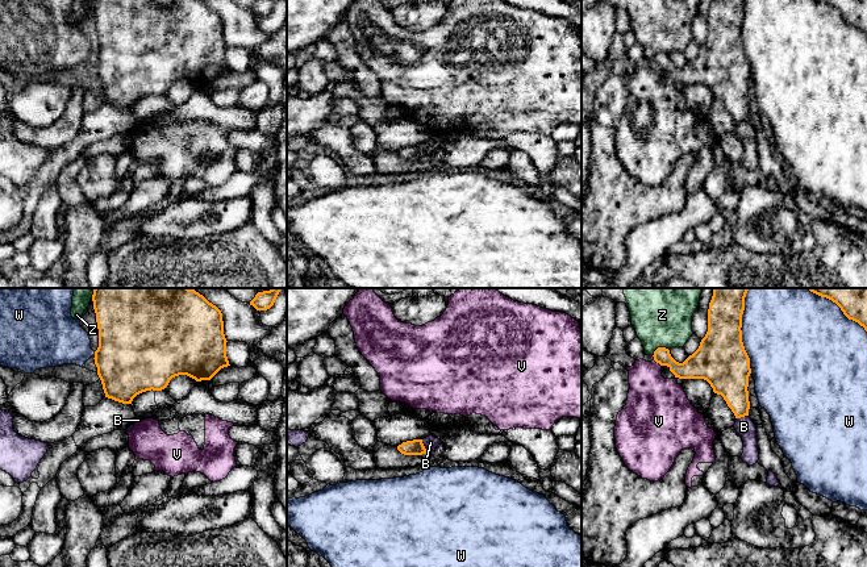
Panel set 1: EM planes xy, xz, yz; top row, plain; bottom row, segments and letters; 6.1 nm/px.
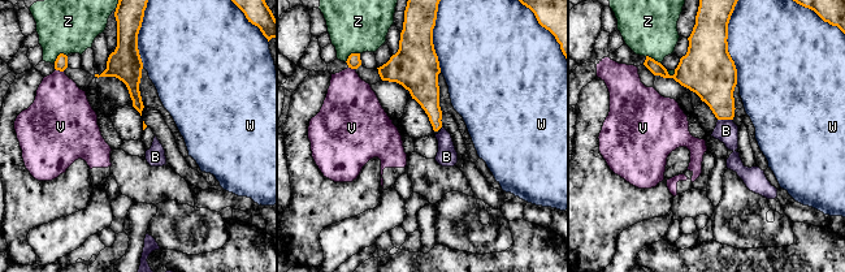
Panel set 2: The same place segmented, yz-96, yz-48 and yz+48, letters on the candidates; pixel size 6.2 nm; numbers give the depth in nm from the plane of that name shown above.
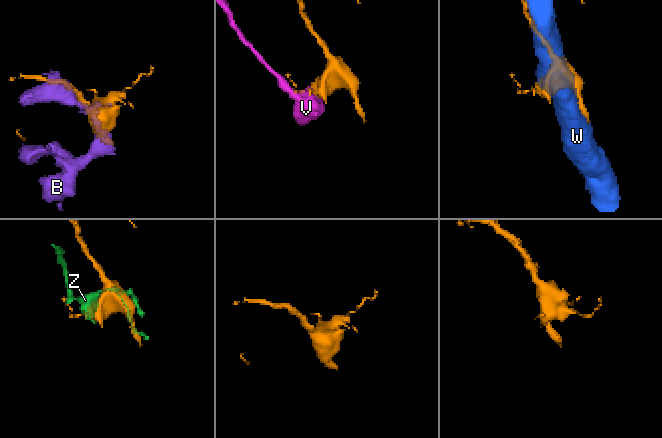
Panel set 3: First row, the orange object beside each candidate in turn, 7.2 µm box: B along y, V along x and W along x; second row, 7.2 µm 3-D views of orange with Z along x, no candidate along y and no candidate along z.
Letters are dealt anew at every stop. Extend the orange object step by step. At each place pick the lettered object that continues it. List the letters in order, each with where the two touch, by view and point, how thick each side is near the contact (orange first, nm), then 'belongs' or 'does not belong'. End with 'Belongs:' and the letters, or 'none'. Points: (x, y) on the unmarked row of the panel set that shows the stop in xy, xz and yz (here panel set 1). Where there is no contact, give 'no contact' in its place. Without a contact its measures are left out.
B: xz (424, 151) | 100/90 nm | does not belong
V: yz (658, 67) | 160/320 nm | does not belong
W: yz (741, 40) | 320/480 nm | does not belong
Z: yz (659, 53) | 150/320 nm | does not belong
Belongs: none

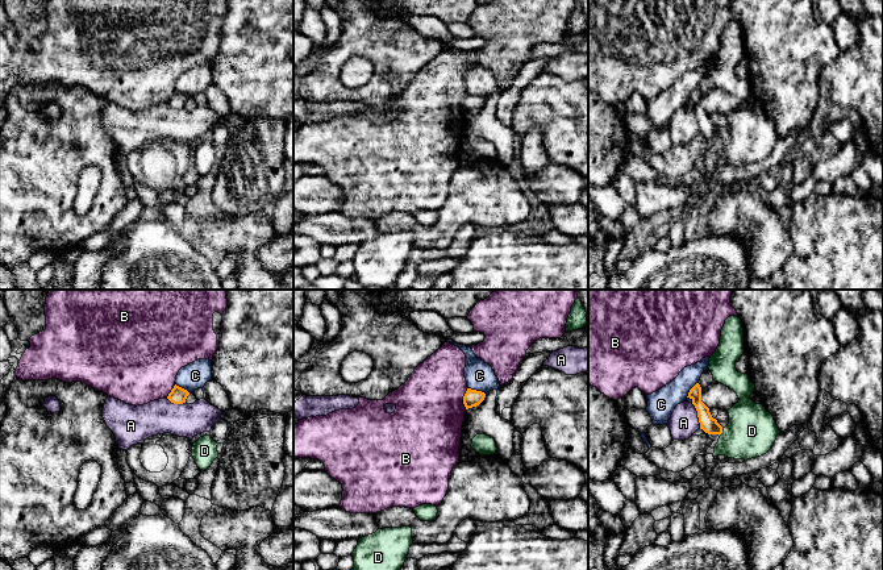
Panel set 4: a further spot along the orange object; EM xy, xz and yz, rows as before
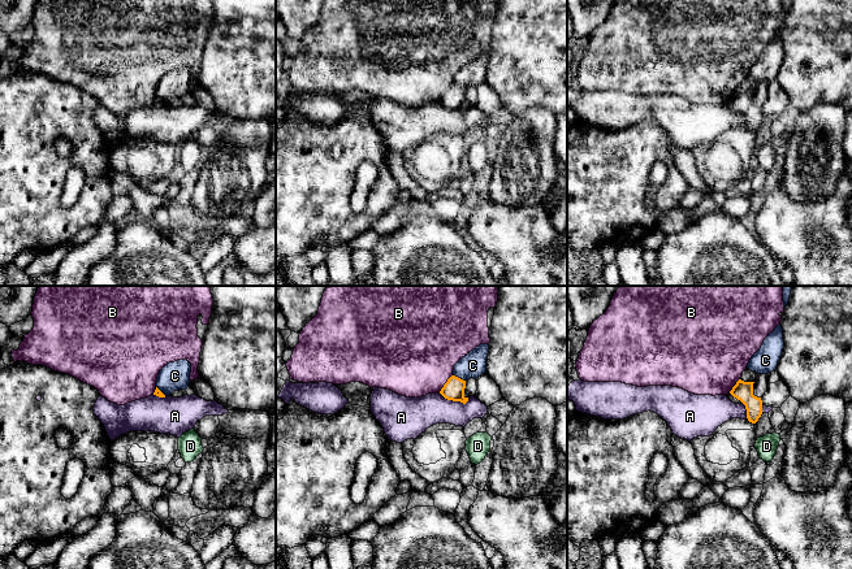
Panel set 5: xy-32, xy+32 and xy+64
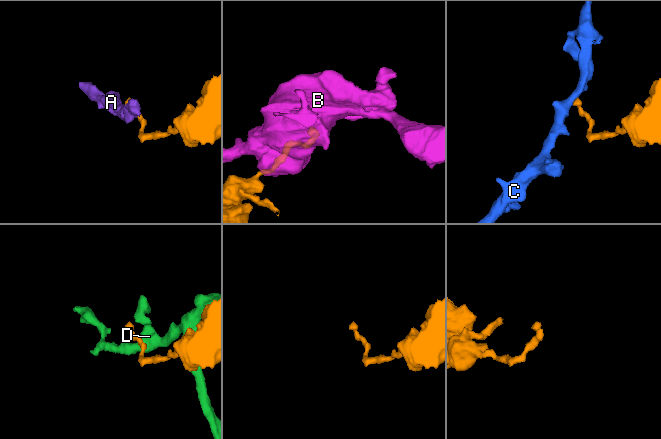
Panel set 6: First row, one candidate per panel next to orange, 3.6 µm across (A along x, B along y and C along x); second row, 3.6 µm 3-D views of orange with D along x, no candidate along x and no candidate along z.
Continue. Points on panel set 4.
A: yz (698, 120) | 100/180 nm | does not belong
B: xz (463, 103) | 110/420 nm | does not belong
C: xz (477, 96) | 110/180 nm | does not belong
D: yz (721, 137) | 100/300 nm | does not belong
Belongs: none

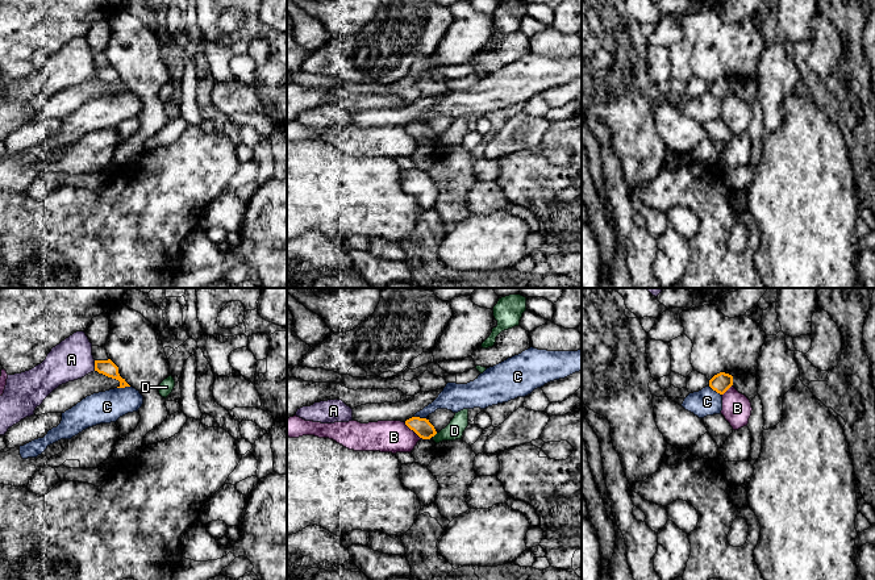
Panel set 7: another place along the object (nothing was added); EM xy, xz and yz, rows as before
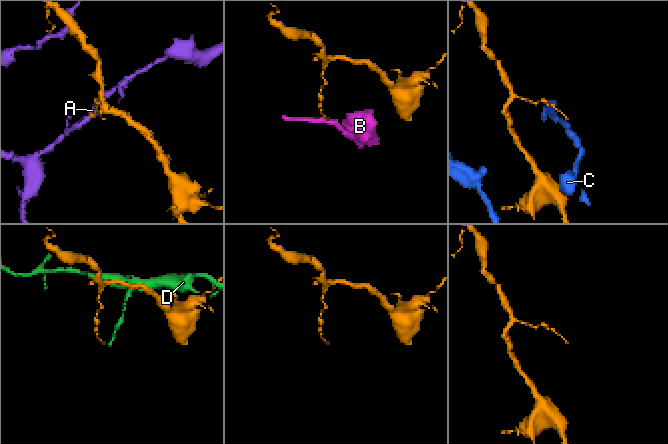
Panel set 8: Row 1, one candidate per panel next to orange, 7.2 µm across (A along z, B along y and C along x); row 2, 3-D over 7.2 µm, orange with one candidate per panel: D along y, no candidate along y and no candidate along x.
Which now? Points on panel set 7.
A: xy (95, 71) | 100/240 nm | does not belong
B: xz (413, 136) | 110/190 nm | does not belong
C: xy (123, 92) | 100/190 nm | does not belong
D: xz (434, 140) | 110/110 nm | does not belong
Belongs: none

